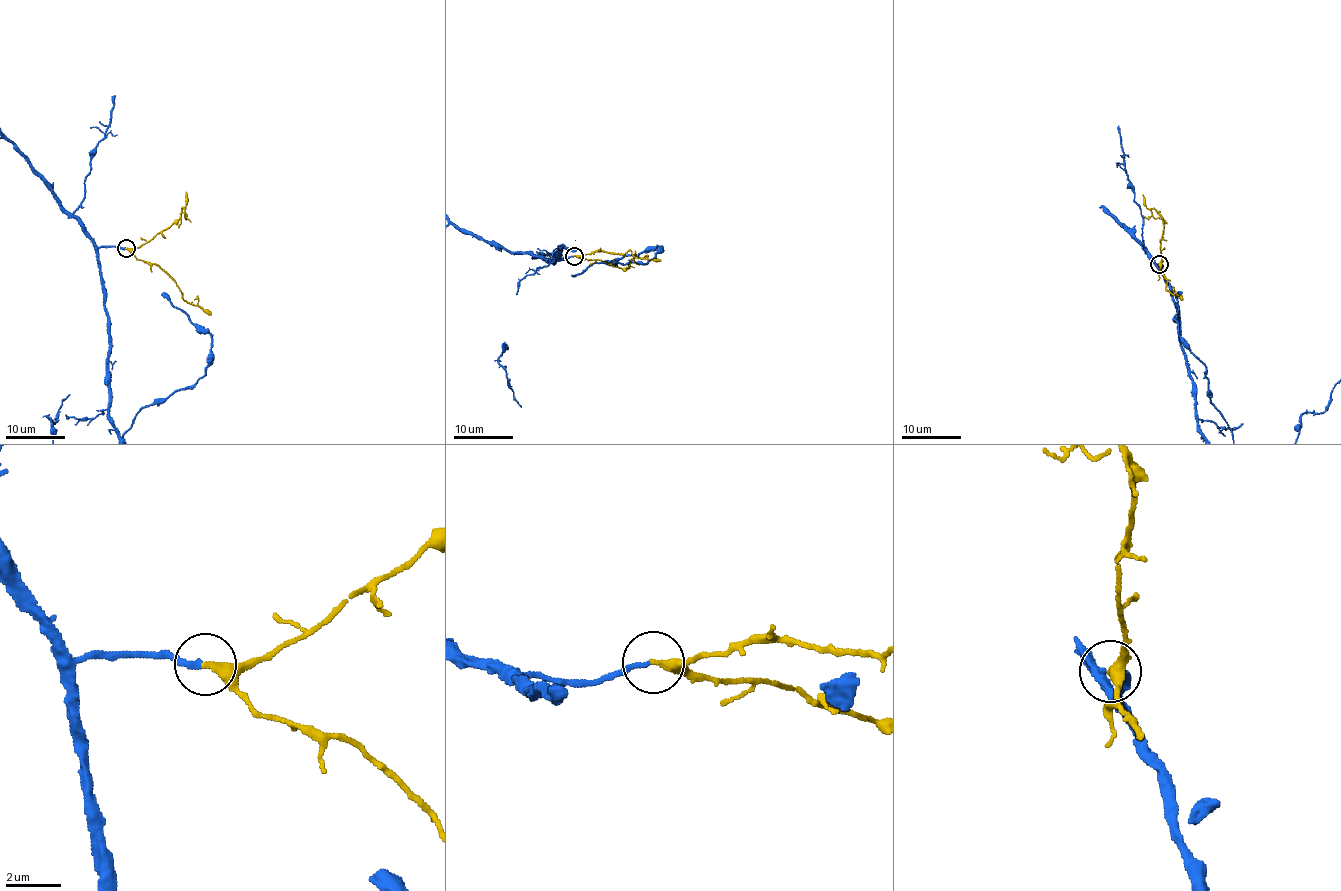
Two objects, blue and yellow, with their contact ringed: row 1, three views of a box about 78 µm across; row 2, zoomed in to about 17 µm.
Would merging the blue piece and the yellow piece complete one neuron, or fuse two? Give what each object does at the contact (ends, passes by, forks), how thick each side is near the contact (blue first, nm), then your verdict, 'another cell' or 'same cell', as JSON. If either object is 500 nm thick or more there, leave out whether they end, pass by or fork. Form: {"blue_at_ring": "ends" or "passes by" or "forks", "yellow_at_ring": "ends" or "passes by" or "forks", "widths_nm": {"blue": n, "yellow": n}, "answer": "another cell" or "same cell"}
{"blue_at_ring": "ends", "yellow_at_ring": "ends", "widths_nm": {"blue": 170, "yellow": 360}, "answer": "same cell"}

